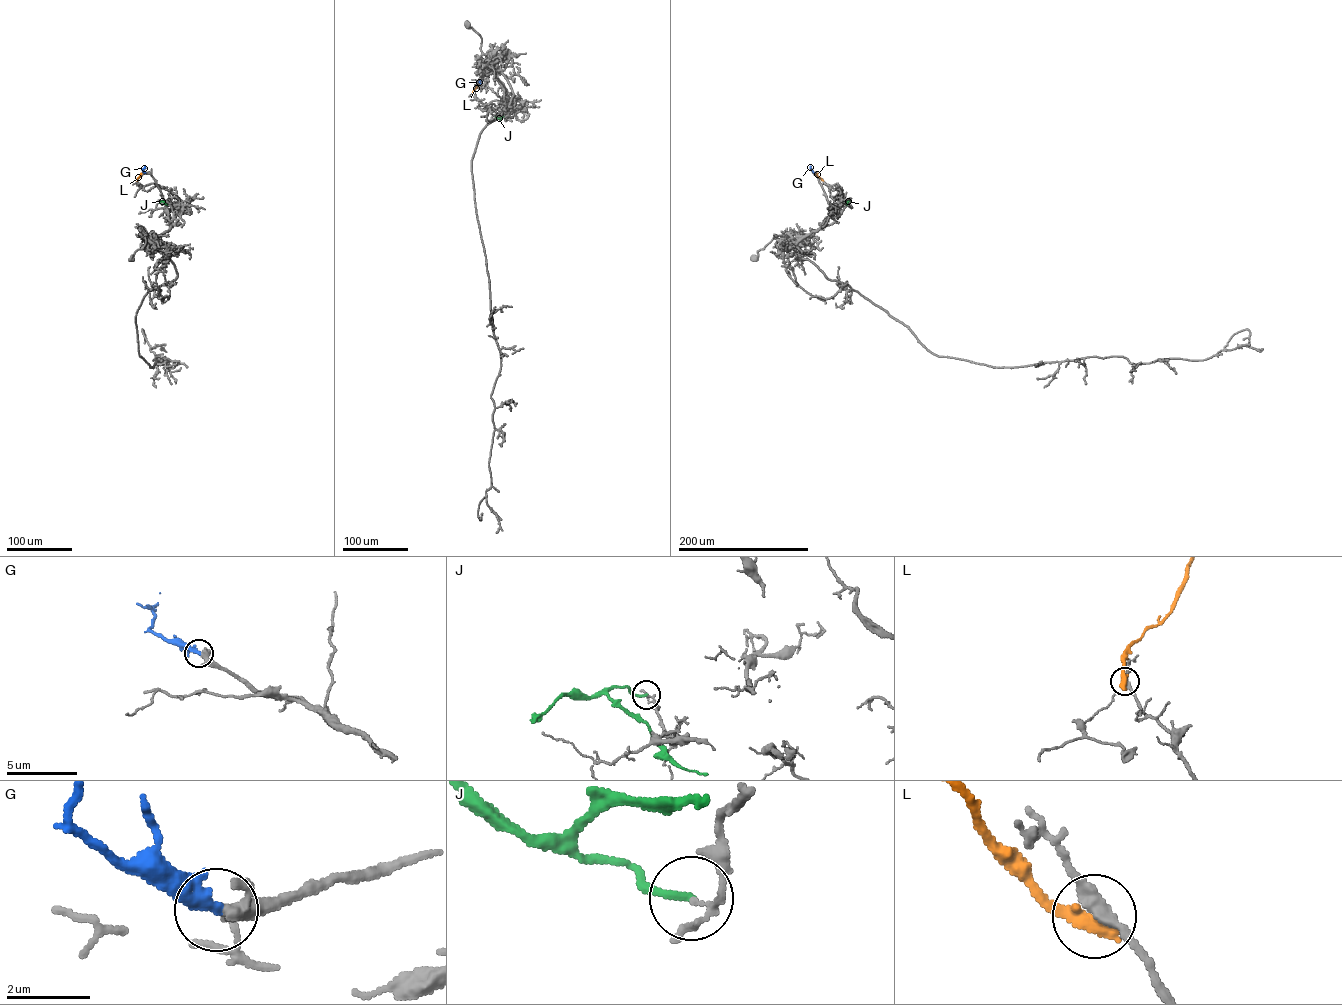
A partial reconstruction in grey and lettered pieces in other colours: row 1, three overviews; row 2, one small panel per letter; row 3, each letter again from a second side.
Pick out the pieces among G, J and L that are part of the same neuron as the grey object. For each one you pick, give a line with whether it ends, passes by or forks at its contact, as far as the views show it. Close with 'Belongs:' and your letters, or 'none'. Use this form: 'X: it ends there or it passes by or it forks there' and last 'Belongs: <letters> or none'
G: it ends there
Belongs: G

